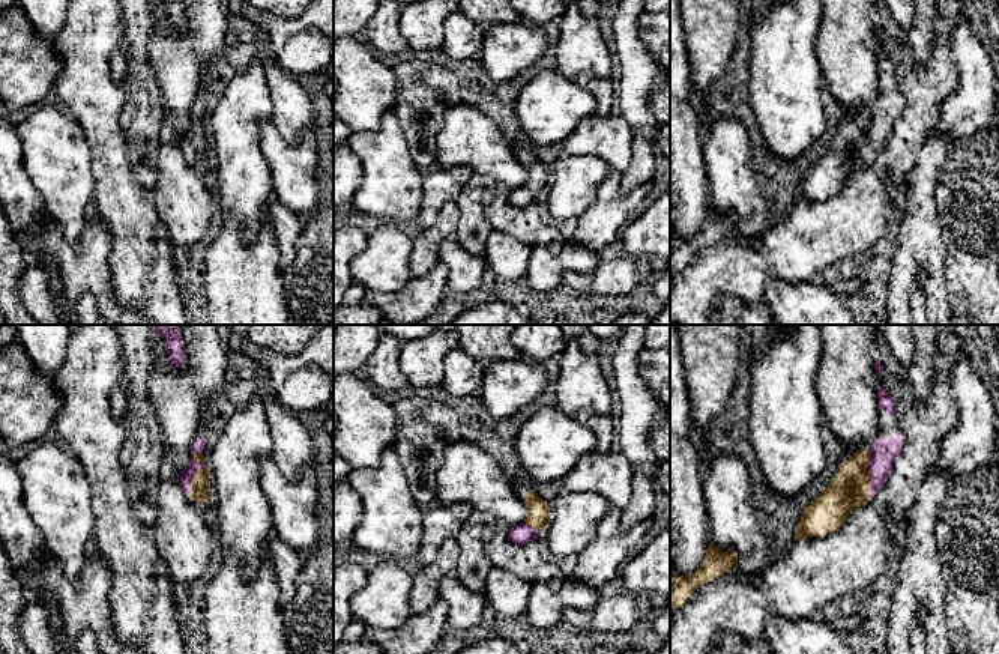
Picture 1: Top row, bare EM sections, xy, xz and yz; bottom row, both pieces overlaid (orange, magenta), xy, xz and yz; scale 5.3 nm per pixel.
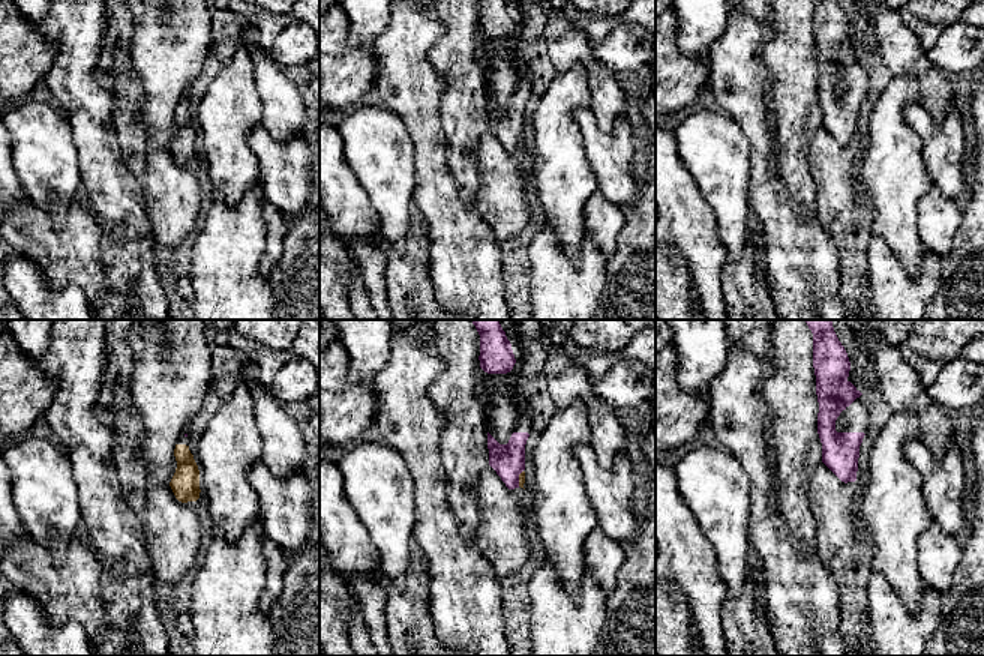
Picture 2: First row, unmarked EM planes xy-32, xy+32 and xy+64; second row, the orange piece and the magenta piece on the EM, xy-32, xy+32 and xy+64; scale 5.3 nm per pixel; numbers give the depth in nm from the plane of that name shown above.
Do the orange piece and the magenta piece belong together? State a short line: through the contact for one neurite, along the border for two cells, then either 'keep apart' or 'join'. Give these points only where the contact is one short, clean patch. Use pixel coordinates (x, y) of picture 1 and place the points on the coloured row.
xy (200, 484), (203, 468), (191, 477), (185, 477) | join

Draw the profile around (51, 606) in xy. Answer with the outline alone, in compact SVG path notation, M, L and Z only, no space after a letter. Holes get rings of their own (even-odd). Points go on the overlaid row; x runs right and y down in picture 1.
M36 595L33 598L41 601L44 604L44 607L47 609L47 612L48 612L48 624L50 624L53 633L56 636L63 636L59 603L54 601L54 600L50 600L50 598L44 597L44 595Z

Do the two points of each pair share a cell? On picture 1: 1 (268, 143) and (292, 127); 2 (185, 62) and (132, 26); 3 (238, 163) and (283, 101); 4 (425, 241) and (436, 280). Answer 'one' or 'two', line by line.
1: two
2: two
3: two
4: two

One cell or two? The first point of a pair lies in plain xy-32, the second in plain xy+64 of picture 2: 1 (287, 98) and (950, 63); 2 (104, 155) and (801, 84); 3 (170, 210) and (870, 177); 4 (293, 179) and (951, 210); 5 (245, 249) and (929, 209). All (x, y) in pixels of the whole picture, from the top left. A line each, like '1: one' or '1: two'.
1: two
2: two
3: two
4: two
5: two

